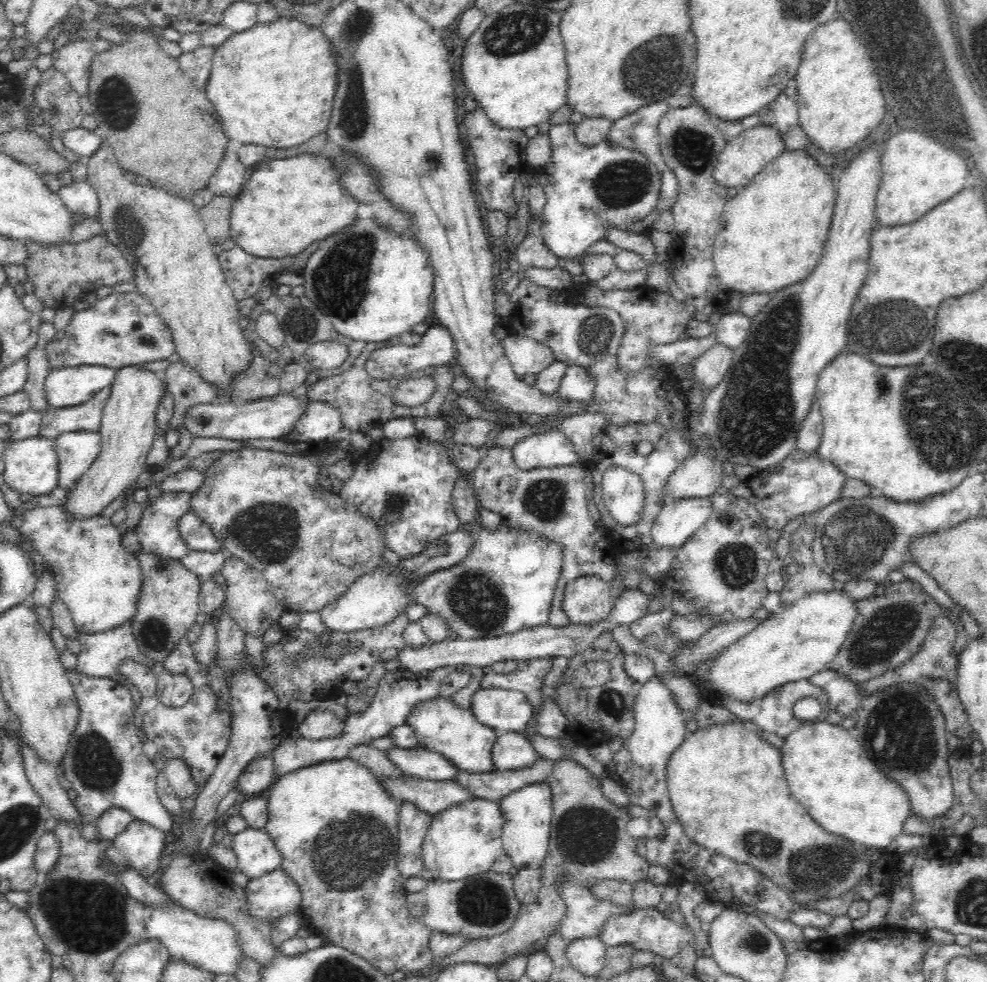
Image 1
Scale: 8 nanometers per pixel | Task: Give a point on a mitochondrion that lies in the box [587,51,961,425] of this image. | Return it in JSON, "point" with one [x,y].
{"point":[881,330]}

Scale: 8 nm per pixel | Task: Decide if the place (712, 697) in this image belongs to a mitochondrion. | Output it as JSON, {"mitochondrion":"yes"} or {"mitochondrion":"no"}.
{"mitochondrion":"no"}

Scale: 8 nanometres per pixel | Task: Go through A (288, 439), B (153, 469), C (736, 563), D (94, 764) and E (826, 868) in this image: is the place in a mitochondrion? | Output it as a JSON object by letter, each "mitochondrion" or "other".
{"A":"other","B":"other","C":"mitochondrion","D":"mitochondrion","E":"mitochondrion"}

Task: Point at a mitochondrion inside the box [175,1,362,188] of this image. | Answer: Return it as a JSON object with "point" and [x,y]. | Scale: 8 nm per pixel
{"point":[344,167]}

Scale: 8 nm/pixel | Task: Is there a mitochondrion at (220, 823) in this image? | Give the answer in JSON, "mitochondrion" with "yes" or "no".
{"mitochondrion":"no"}

